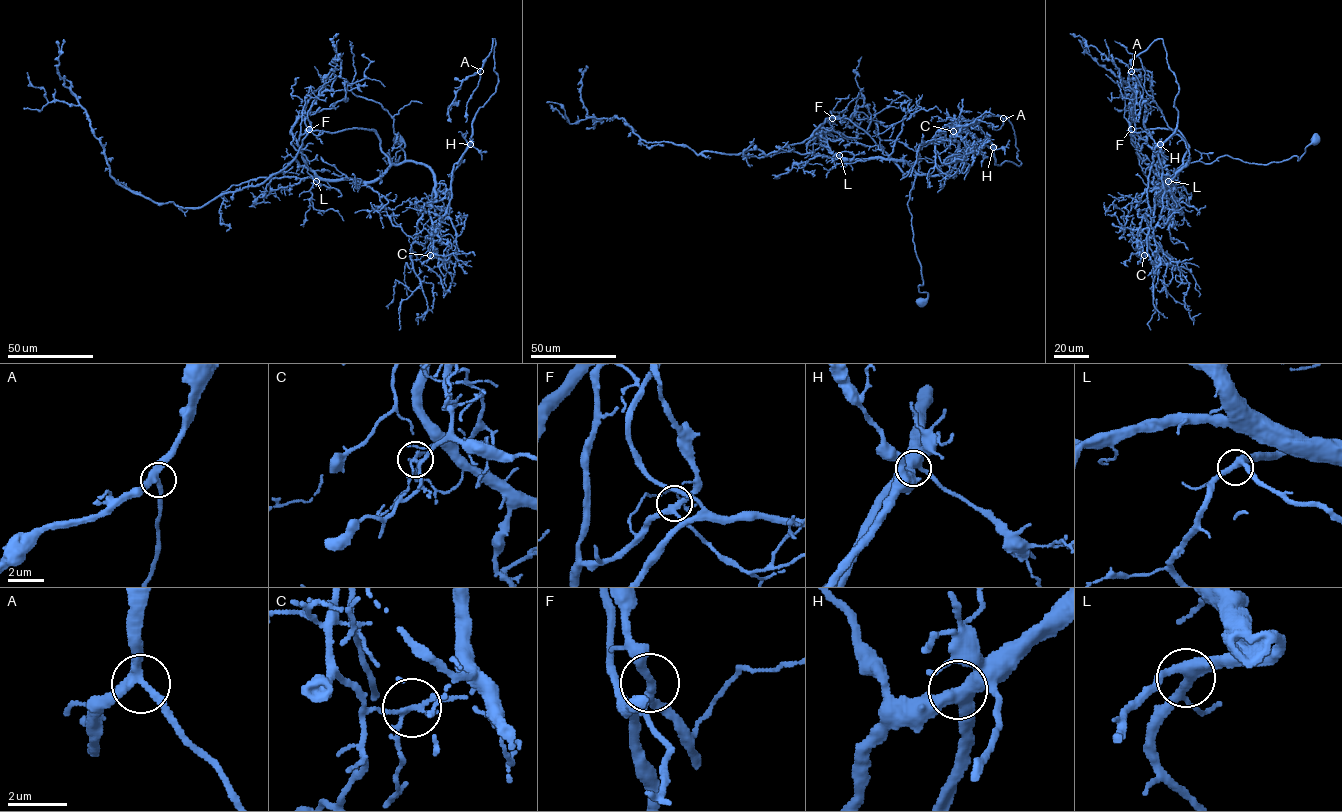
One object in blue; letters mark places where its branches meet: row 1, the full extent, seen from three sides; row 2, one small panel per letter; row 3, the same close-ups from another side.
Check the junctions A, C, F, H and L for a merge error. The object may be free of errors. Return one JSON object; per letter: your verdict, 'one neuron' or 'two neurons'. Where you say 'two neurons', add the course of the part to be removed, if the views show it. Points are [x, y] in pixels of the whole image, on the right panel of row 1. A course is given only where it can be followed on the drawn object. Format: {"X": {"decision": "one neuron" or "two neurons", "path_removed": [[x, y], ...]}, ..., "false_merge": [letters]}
{"A": {"decision": "one neuron"}, "C": {"decision": "two neurons", "path_removed": [[1144, 255], [1140, 222], [1153, 152], [1177, 120], [1178, 85], [1162, 39], [1131, 62], [1136, 121]]}, "F": {"decision": "one neuron"}, "H": {"decision": "one neuron"}, "L": {"decision": "one neuron"}, "false_merge": ["C"]}

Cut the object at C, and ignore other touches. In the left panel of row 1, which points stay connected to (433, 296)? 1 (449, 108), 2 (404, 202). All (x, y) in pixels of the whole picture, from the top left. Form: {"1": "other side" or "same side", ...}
{"1": "other side", "2": "other side"}

